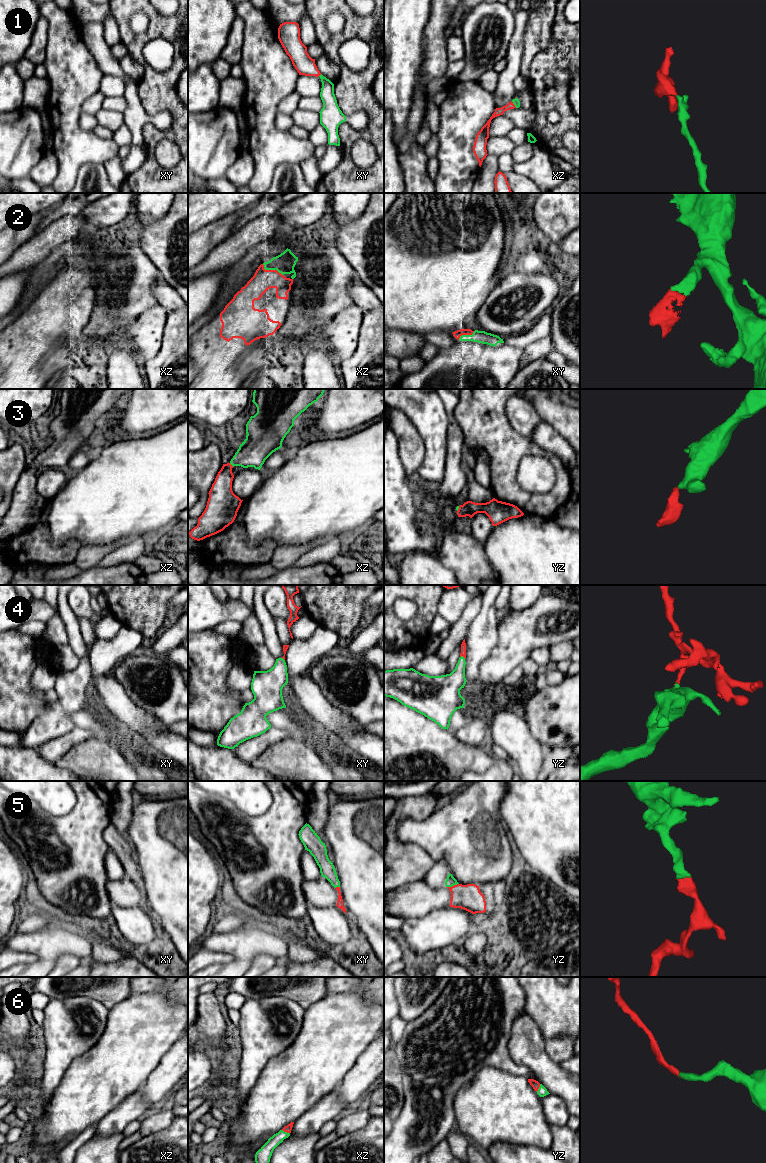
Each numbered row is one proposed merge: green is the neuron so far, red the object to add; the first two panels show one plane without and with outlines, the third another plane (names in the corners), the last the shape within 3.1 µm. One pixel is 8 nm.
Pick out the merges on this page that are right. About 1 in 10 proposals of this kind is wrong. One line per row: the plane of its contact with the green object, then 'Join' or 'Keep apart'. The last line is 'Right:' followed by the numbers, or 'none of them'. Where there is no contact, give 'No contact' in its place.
1: Touches green in xy. Join
2: Touches green in xz. Join
3: Touches green in xz. Join
4: Touches green in yz. Join
5: Touches green in yz. Join
6: Touches green in xz. Join
Right: 1, 2, 3, 4, 5, 6

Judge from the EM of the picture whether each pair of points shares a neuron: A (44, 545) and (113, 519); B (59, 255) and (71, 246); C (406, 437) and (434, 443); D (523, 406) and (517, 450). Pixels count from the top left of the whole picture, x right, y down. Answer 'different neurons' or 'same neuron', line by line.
A: different neurons
B: same neuron
C: different neurons
D: different neurons

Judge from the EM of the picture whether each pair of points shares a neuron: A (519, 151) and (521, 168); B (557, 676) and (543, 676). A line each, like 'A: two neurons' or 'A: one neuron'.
A: two neurons
B: one neuron

